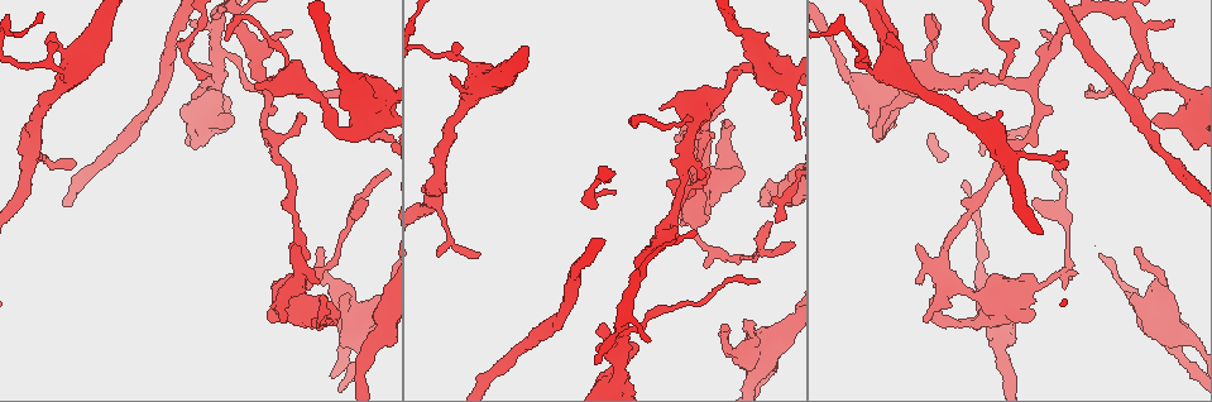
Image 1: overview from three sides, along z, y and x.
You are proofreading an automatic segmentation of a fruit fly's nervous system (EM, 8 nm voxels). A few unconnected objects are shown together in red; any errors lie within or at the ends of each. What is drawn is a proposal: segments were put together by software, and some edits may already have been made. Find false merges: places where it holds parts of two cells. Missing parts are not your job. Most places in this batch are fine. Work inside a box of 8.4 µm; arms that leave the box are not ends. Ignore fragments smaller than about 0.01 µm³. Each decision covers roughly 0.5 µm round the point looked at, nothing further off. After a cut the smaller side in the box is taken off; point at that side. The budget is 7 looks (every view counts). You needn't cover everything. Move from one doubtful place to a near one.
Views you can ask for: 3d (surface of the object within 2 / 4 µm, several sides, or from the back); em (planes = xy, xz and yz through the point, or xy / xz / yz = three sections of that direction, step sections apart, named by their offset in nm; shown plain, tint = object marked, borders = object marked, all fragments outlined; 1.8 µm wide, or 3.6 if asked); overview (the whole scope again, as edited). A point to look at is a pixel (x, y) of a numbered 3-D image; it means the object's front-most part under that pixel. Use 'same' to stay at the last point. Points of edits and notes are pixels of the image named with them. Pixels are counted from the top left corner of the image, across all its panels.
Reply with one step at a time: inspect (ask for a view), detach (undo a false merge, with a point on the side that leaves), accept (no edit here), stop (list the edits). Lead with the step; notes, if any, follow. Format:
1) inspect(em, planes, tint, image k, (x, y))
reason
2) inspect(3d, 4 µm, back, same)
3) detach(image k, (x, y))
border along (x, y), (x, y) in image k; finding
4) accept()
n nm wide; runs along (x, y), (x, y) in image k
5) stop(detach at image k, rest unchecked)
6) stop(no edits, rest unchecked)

inspect(em, 3.6 µm, yz, step 16, tint, image 1, (355, 308))
calibre changes

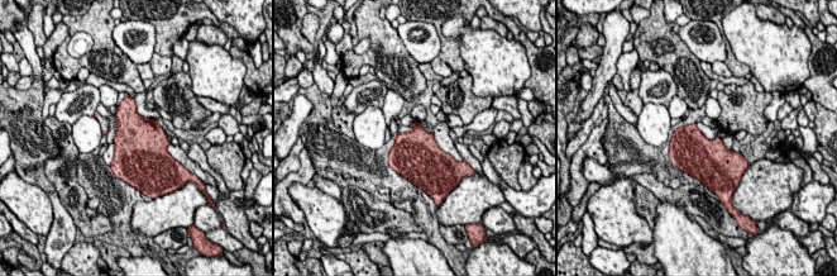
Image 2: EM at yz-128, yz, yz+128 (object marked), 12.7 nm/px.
accept()
one cell here

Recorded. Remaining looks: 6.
inspect(em, xy, step 16, borders, image 1, (274, 143))
three arms meet

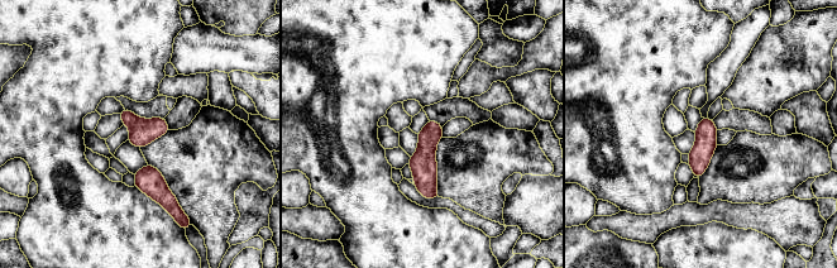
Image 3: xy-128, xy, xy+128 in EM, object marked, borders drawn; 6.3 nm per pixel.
accept()
runs along (431, 124), (427, 188), (434, 195) in image 3; continuous, no second cell

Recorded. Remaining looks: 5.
inspect(em, planes, tint, image 1, (1146, 54))
four or more arms meet

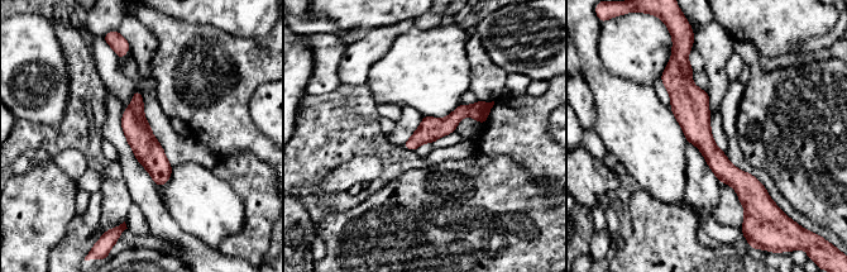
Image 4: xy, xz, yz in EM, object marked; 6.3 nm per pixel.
accept()
runs along (682, 67), (697, 130), (747, 203) in image 4; one cell here

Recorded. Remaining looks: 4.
stop(no edits, rest unchecked)

